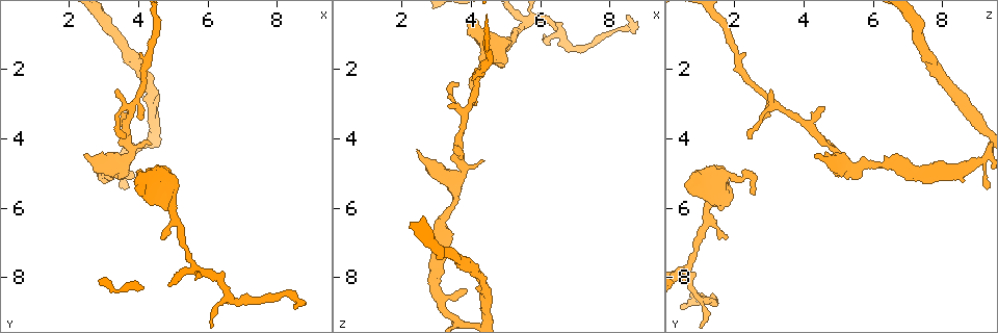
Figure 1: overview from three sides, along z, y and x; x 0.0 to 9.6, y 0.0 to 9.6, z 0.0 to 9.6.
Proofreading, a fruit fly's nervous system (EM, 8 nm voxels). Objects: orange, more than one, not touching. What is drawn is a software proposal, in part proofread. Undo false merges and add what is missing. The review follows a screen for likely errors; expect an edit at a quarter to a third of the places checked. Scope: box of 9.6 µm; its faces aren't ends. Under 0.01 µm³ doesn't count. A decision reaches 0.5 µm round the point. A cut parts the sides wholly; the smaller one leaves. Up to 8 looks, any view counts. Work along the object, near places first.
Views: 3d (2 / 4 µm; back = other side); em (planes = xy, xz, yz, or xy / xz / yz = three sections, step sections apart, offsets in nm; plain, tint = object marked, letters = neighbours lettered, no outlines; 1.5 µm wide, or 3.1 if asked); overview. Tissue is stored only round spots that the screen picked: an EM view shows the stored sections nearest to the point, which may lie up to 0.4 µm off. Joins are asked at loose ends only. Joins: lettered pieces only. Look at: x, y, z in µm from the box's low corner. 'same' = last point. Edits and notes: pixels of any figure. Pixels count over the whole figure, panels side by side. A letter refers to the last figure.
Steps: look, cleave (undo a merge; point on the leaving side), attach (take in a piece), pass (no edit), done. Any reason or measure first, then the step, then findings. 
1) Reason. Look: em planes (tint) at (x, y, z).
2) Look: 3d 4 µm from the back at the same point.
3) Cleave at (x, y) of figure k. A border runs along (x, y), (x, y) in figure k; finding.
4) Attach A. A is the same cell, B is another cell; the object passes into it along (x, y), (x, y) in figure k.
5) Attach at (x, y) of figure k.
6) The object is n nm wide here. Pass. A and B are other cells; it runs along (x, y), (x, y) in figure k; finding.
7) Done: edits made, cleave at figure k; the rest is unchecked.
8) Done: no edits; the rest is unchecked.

Free end. Look: em xz step 8 (plain) at (3.60, 4.05, 2.50).

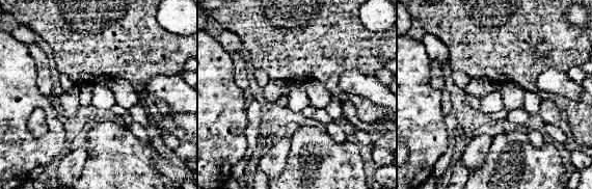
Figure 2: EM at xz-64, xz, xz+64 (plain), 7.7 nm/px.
What lies round it. Look: em xz step 8 (letters) at the same point.

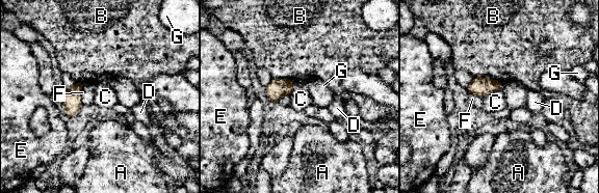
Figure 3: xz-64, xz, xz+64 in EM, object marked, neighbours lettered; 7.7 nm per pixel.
Pass. A, B, C, D, E, F and G are other cells; none of them fits.

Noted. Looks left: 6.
Free end. Look: em yz step 8 (letters) at (4.65, 6.85, 1.80).

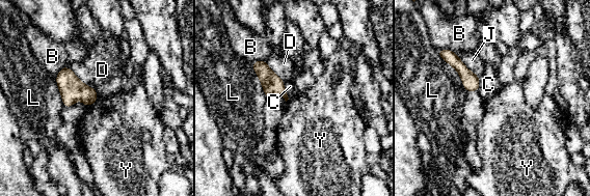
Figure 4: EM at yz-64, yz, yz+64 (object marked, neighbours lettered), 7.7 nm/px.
The longest contact is with L, 320 nm. Pass. B, C, D, J, L and Y are other cells; no lettered piece goes on from it.

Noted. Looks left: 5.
Look: em planes (letters) at (5.55, 7.75, 0.70).

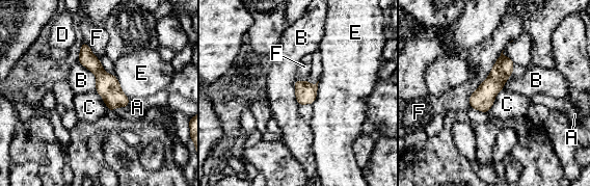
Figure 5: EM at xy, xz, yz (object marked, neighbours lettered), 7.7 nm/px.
The longest contact is with F, 500 nm. Pass. A, B, C, D, E and F are other cells; a border runs along (503, 89), (497, 94), (487, 112) in figure 5; one neuron here.

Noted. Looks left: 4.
Done: no edits; the rest is unchecked.

